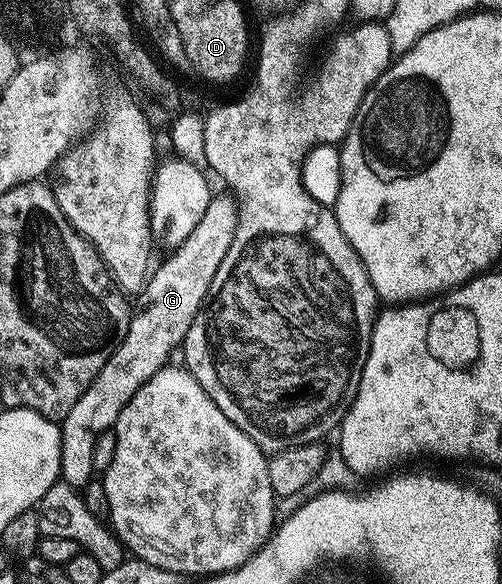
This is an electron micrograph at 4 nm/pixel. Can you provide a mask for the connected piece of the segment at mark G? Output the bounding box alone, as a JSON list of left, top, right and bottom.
[60,195,239,490]

